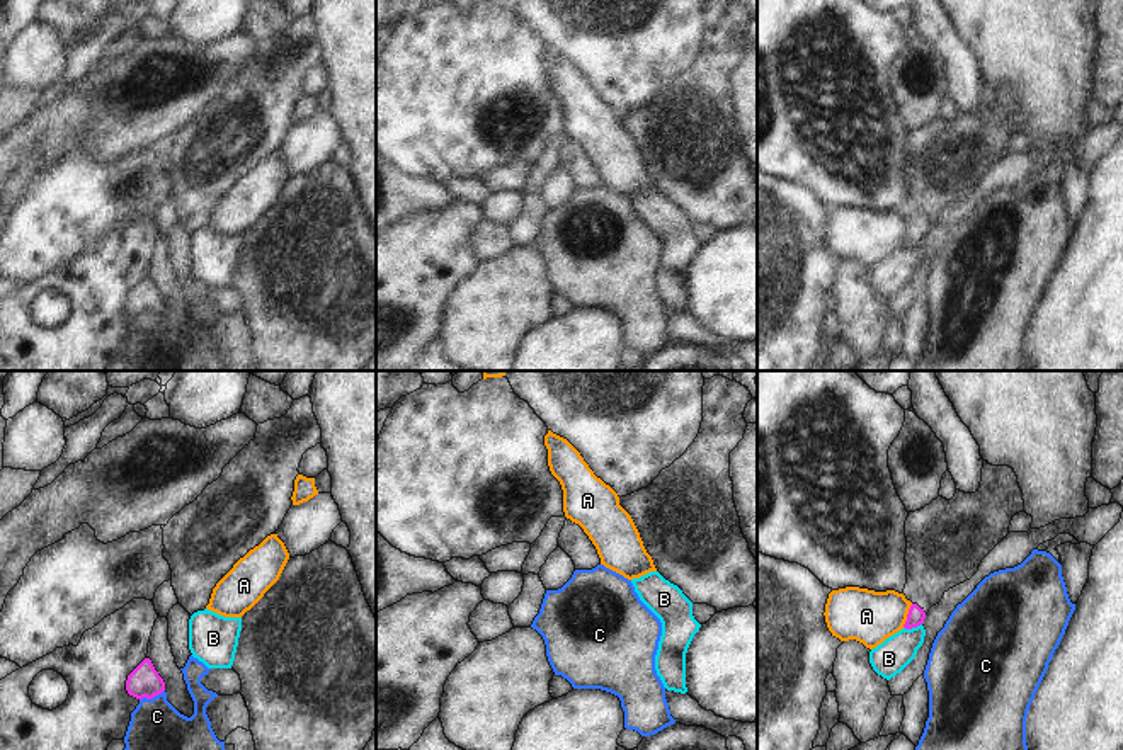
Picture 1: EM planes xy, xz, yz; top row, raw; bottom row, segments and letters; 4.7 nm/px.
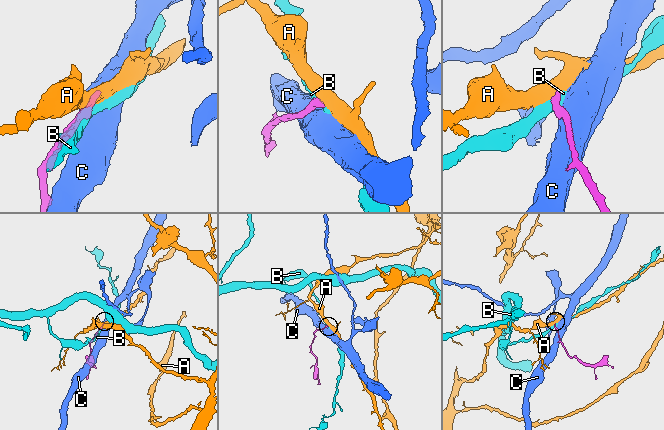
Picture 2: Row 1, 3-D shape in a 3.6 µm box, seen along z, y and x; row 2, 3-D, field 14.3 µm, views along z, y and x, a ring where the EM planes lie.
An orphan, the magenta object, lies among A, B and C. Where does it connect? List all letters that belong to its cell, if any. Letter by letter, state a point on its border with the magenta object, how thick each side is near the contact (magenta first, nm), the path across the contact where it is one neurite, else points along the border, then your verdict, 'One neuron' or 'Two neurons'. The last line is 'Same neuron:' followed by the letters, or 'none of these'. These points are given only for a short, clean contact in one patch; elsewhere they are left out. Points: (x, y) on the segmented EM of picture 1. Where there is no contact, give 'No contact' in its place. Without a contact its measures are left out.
A: Touches magenta at yz (907, 616). Thickness 90 nm (magenta) against 260 nm. Boundary: yz (912, 604), (902, 626). Two neurons
B: Touches magenta at yz (912, 626). Thickness 90 nm (magenta) against 160 nm. Boundary: yz (921, 623), (904, 628). Two neurons
C: Touches magenta at xy (152, 698). Thickness 150 nm (magenta) against 240 nm. Two neurons
Same neuron: none of these.

